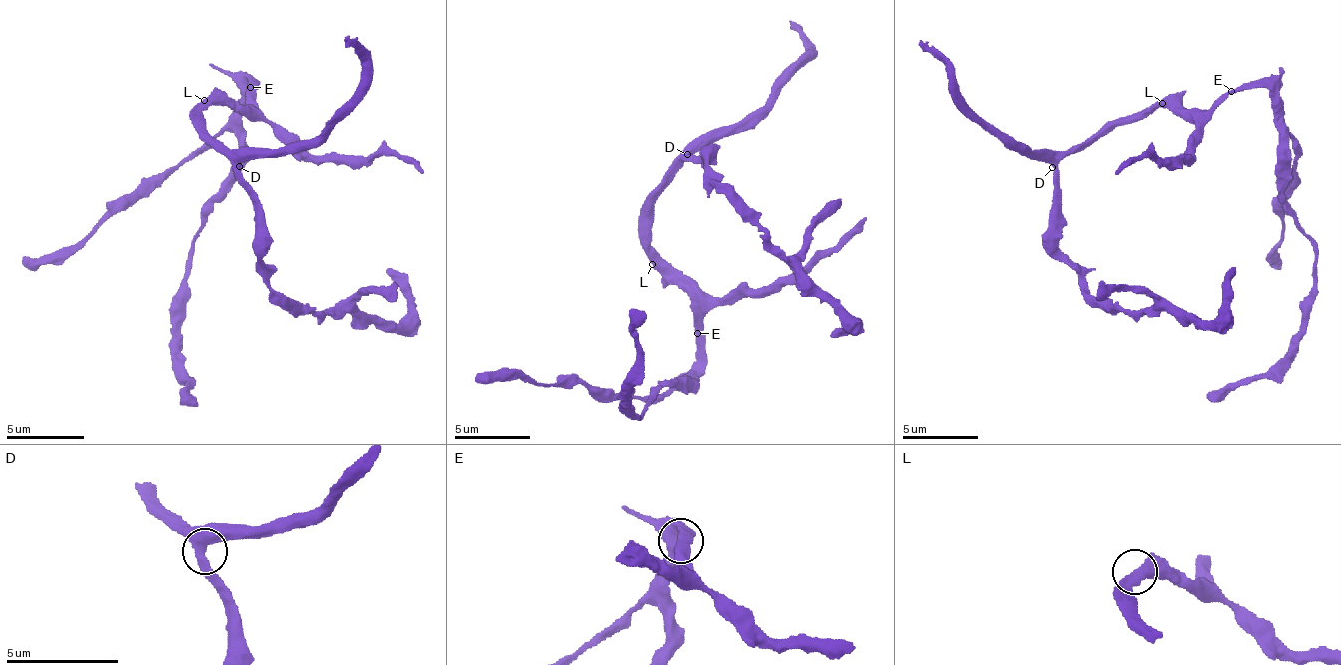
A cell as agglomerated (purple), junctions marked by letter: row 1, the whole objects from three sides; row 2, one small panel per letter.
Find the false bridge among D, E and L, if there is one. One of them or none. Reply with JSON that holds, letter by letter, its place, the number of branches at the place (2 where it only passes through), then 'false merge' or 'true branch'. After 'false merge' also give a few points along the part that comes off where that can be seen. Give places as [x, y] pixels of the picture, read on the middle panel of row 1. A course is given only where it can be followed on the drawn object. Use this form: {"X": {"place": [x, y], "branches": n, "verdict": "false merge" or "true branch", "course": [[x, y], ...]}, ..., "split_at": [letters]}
{"D": {"place": [687, 154], "branches": 3, "verdict": "true branch"}, "E": {"place": [697, 333], "branches": 2, "verdict": "true branch"}, "L": {"place": [652, 264], "branches": 2, "verdict": "true branch"}, "split_at": []}

